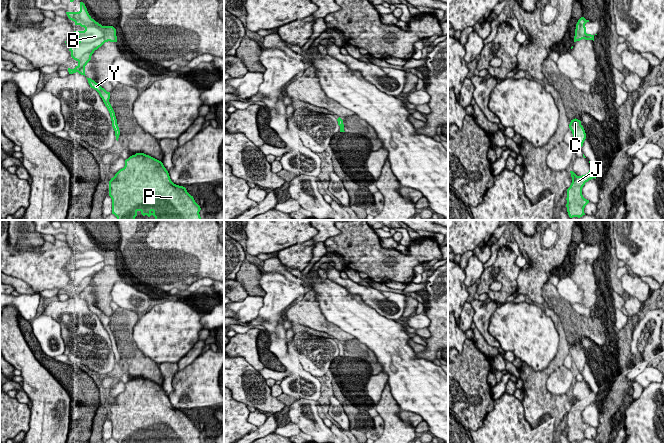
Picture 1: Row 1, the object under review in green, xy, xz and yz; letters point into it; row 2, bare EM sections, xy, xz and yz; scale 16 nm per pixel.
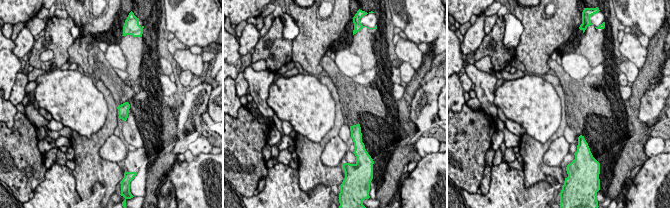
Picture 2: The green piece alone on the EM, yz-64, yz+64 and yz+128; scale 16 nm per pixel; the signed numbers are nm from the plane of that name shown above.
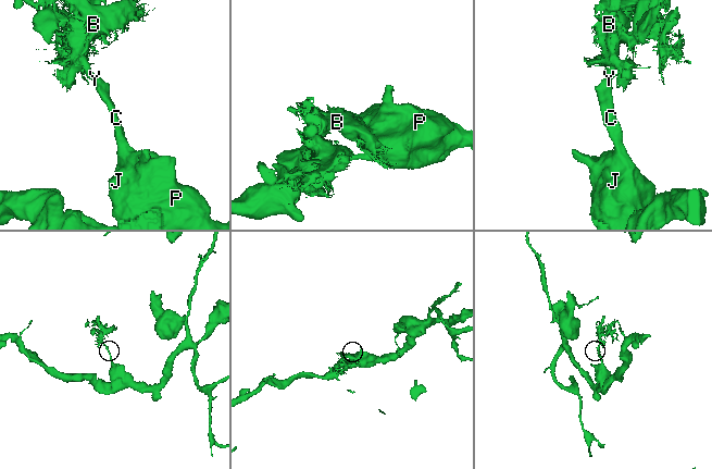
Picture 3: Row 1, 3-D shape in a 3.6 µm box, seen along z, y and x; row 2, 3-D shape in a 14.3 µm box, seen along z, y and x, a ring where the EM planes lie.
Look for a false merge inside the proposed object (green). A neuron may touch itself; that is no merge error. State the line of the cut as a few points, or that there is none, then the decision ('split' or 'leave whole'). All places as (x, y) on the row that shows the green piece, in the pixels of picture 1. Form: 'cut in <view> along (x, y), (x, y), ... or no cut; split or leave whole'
cut in yz along (583, 128), (575, 128), (573, 130), (574, 139); split

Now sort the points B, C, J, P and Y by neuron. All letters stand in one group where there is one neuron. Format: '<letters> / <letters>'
B C Y / J P

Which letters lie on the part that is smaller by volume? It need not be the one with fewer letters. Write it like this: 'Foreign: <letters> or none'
Foreign: B, C, Y

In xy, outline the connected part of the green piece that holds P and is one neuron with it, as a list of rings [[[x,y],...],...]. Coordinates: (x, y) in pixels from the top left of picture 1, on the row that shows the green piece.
[[[136,153],[125,160],[125,166],[109,181],[112,214],[117,220],[135,220],[137,212],[153,215],[154,220],[201,220],[200,206],[185,187],[174,184],[163,163],[144,153]]]

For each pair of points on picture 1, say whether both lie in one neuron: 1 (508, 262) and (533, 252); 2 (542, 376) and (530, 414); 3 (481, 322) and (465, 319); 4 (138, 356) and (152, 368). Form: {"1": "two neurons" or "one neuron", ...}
{"1": "two neurons", "2": "one neuron", "3": "two neurons", "4": "one neuron"}

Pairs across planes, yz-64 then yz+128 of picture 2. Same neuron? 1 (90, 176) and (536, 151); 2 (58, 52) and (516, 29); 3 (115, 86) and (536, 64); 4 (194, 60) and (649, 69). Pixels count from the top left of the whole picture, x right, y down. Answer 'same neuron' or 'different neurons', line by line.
1: same neuron
2: different neurons
3: different neurons
4: different neurons

